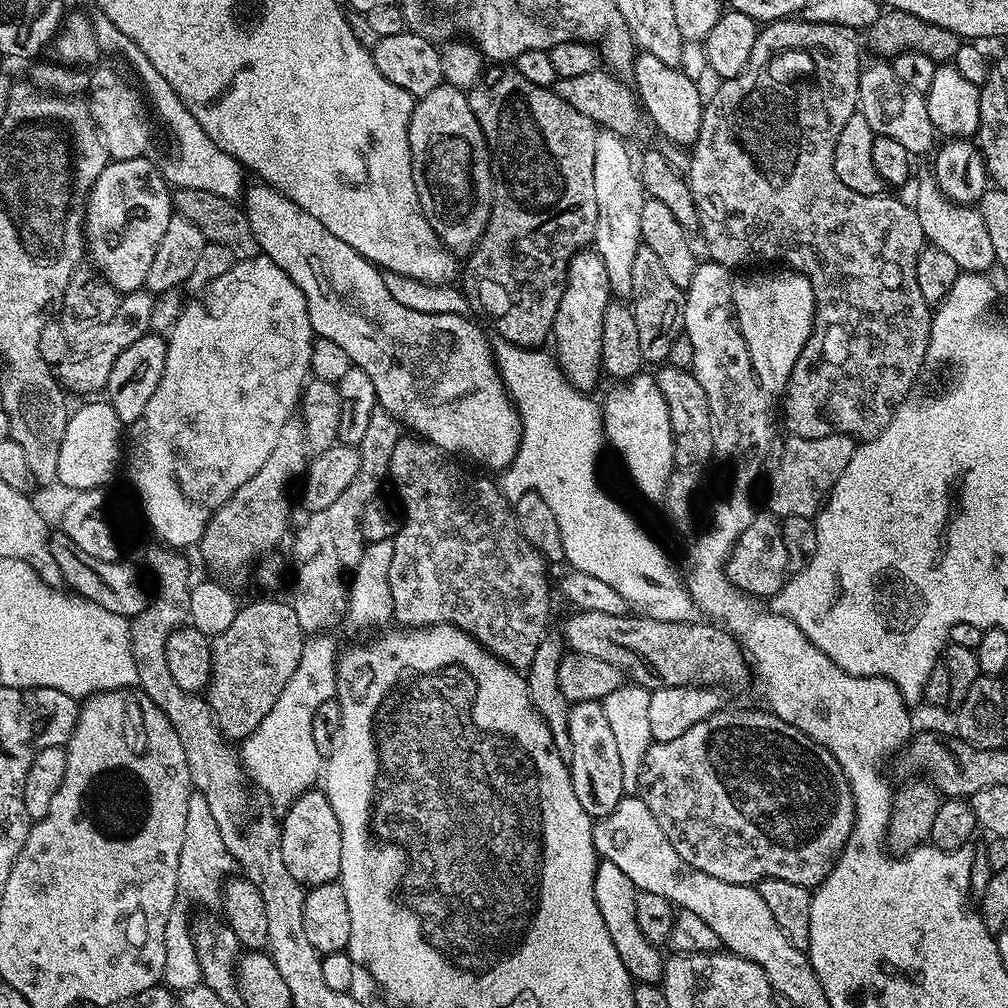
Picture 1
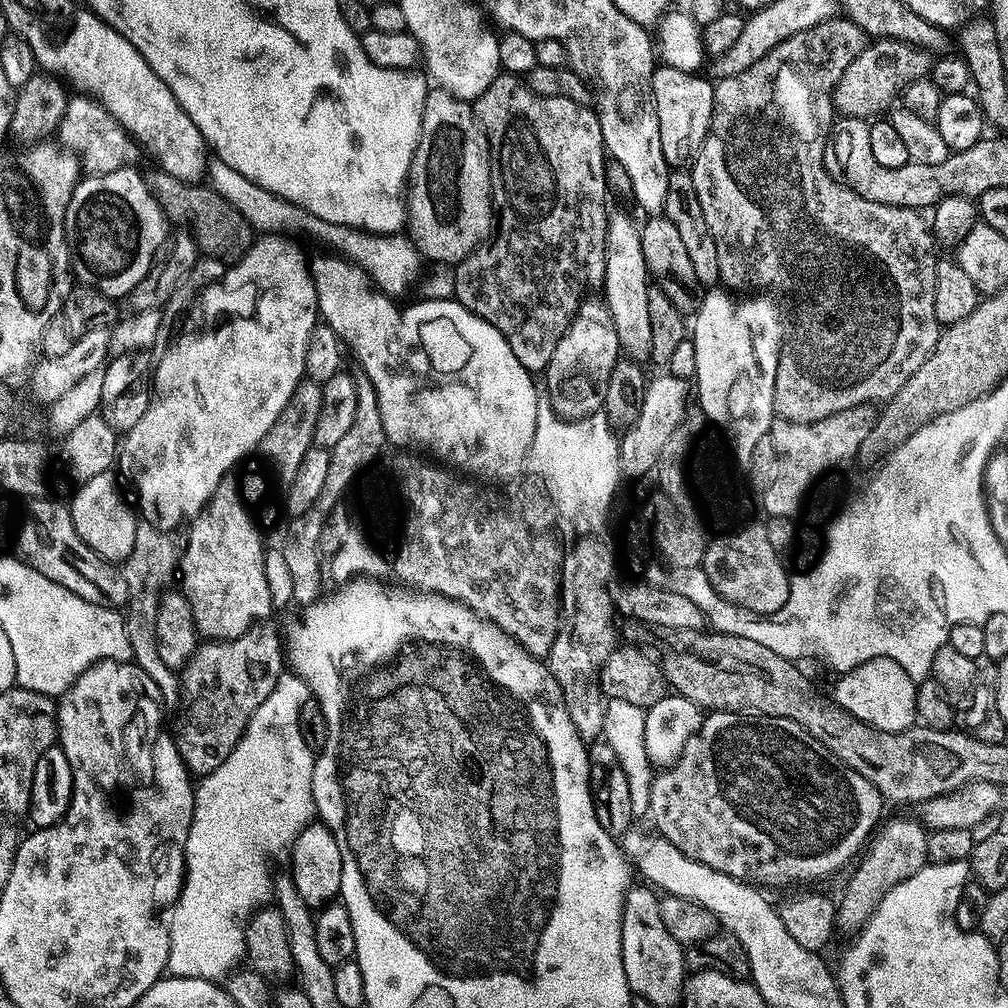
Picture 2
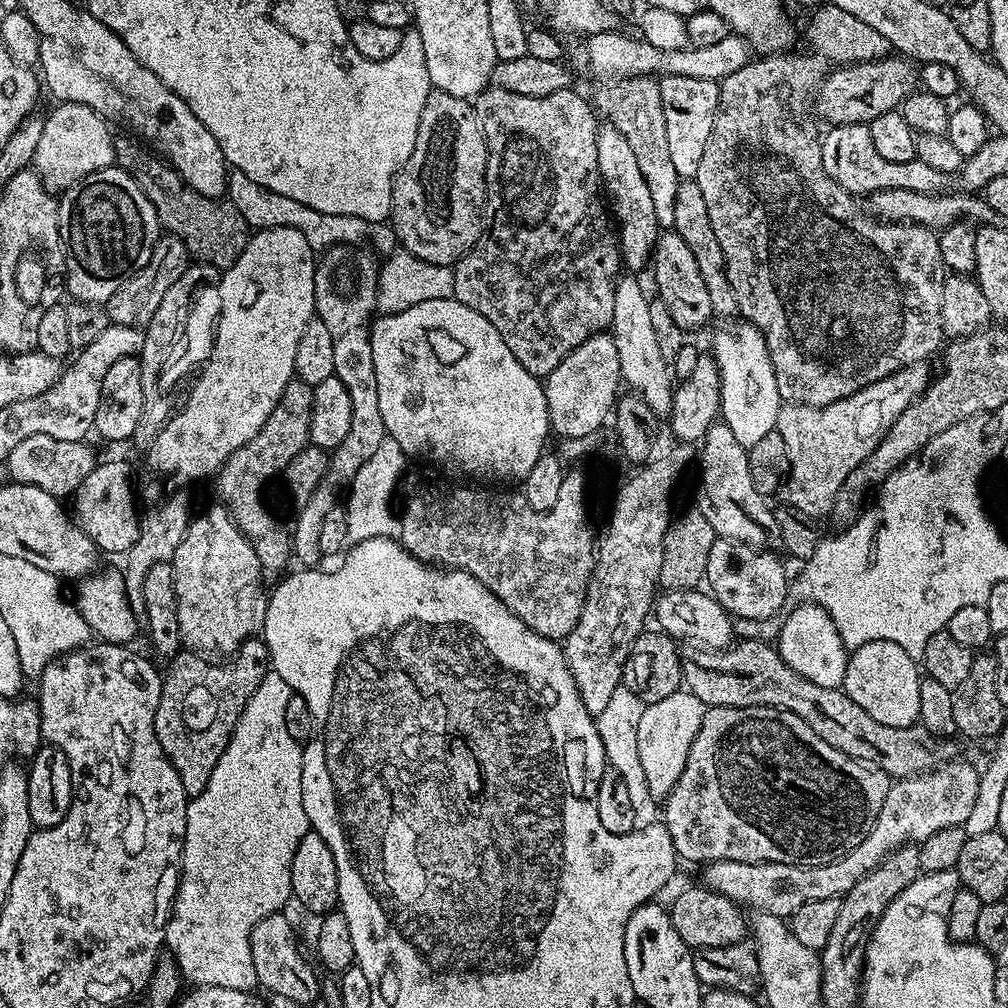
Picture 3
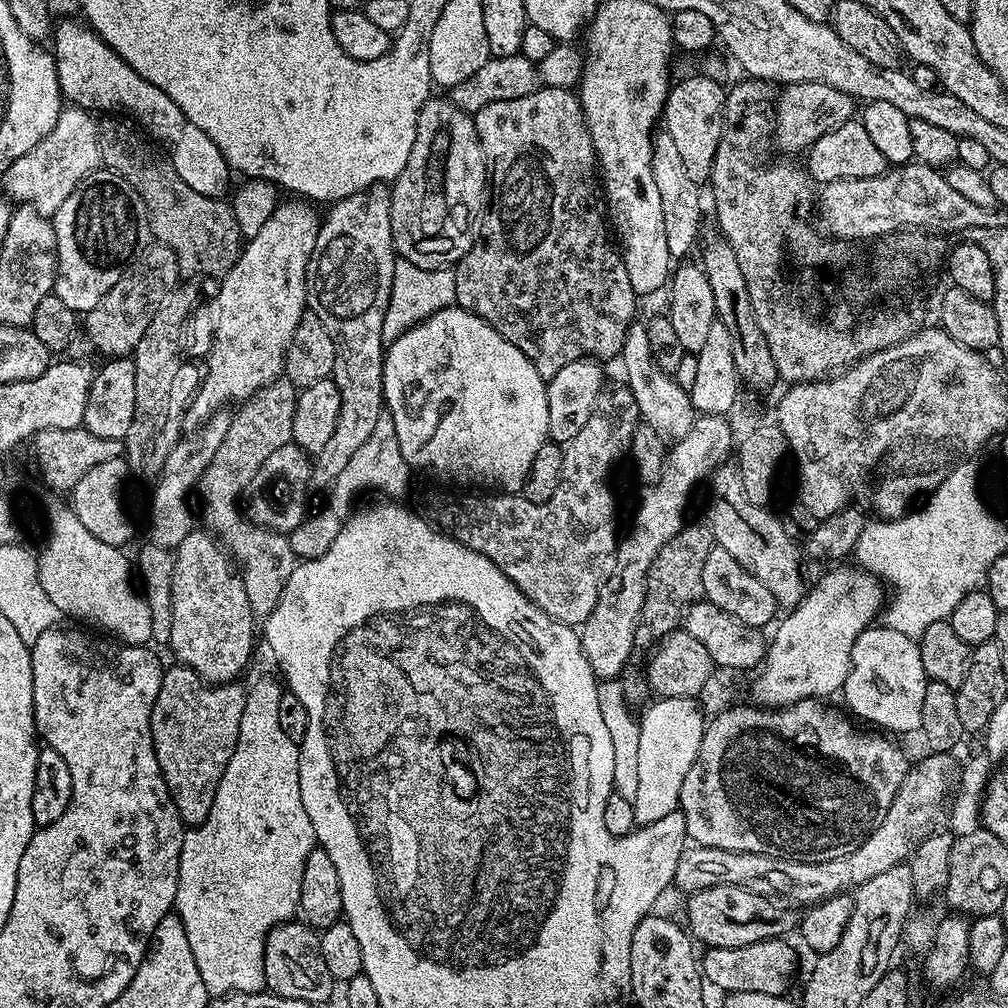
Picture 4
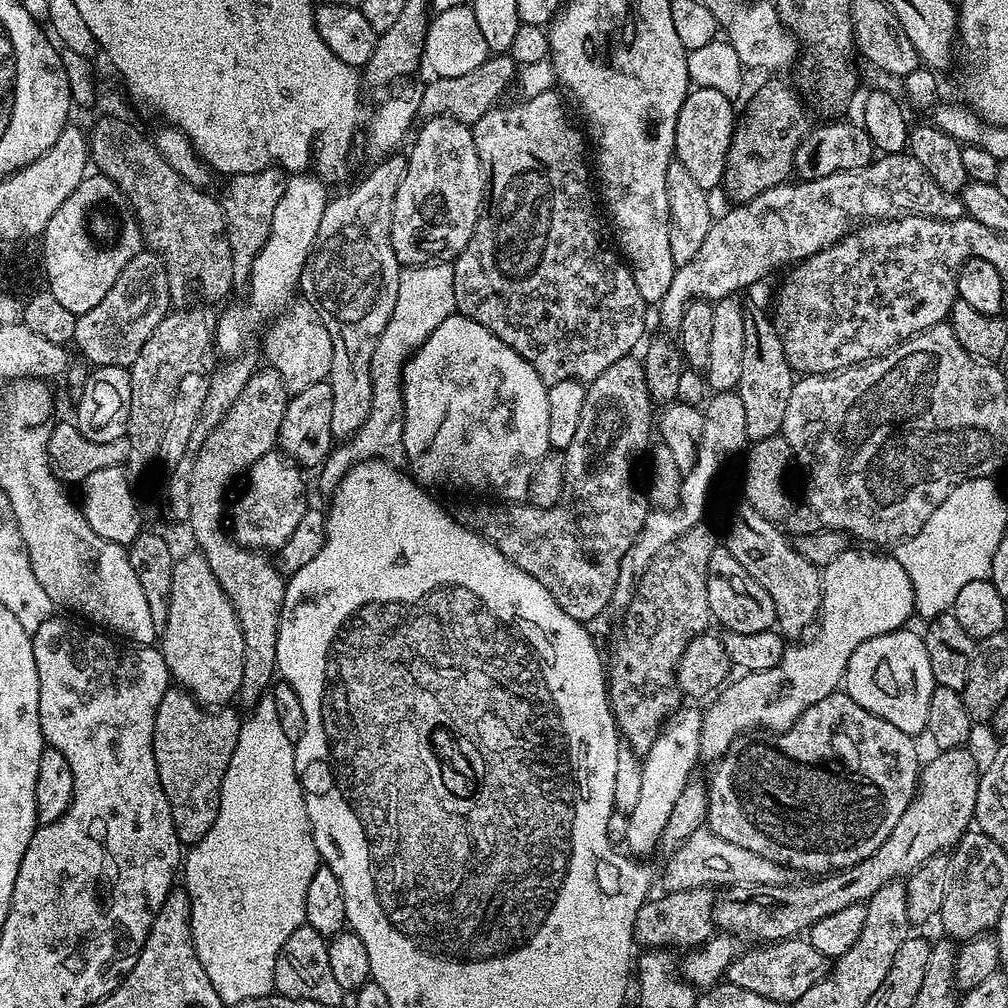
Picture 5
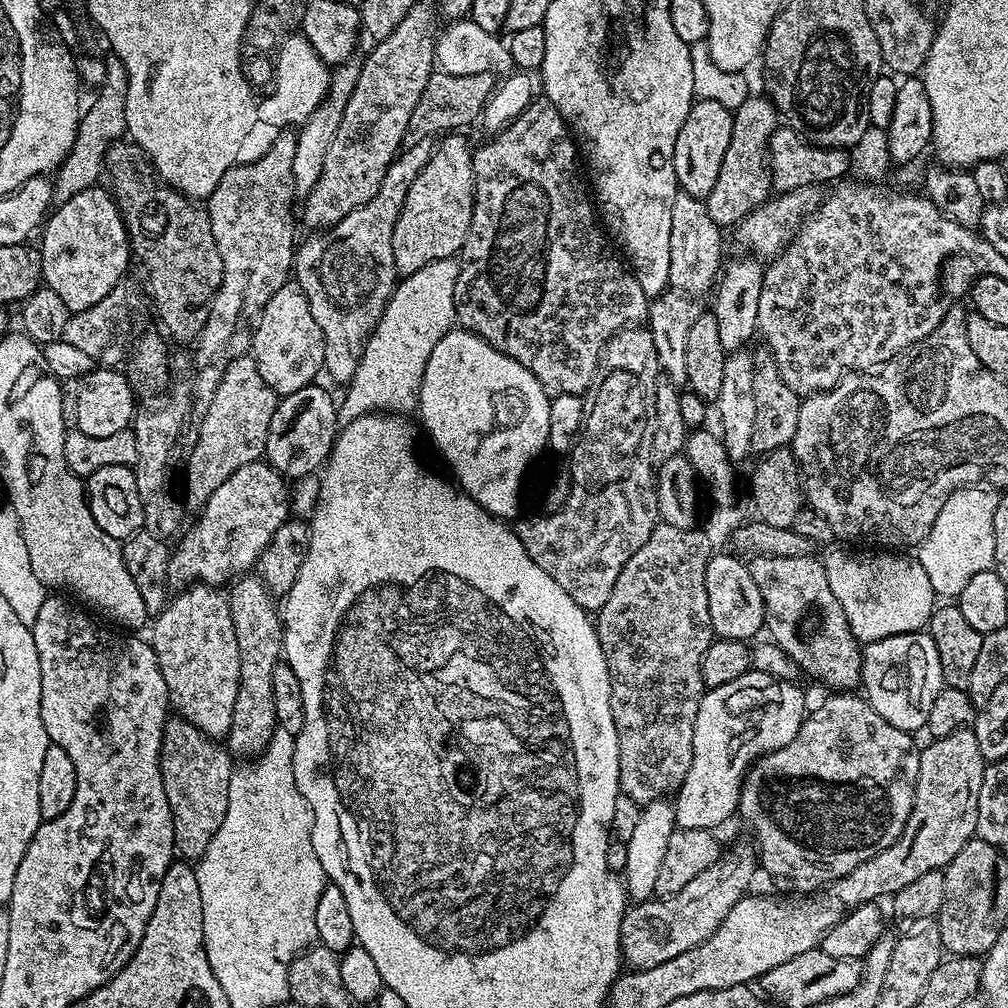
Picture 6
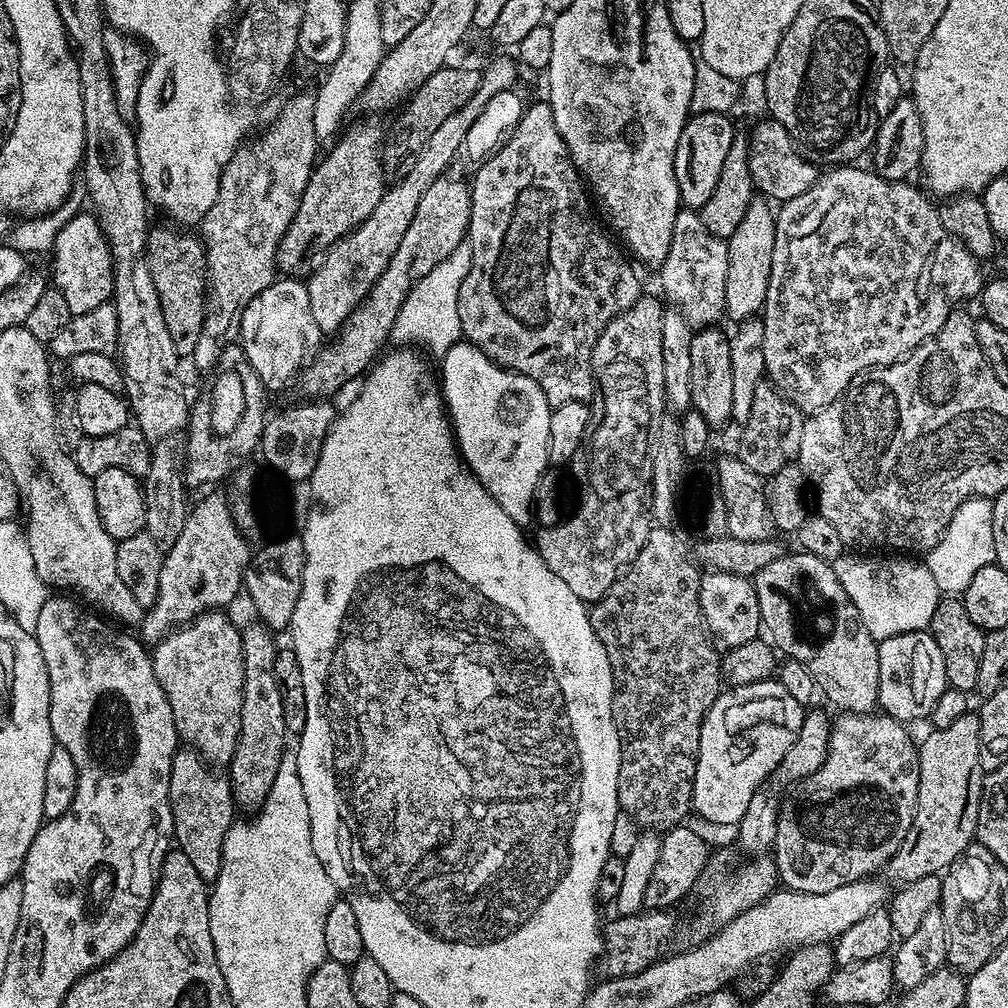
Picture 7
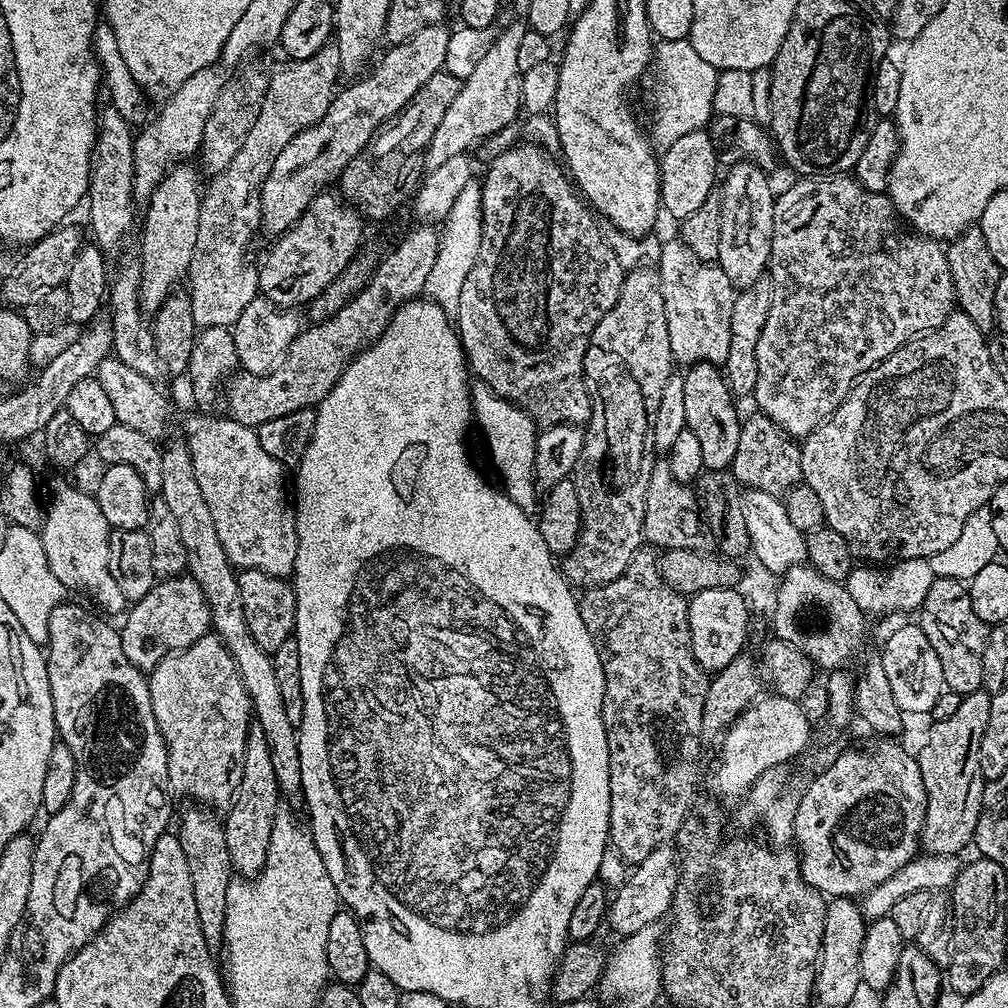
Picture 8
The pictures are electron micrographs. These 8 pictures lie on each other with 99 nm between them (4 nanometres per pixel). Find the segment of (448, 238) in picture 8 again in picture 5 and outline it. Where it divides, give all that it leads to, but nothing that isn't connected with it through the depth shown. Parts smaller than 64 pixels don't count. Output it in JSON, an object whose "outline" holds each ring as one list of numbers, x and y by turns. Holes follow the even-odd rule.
{"outline":[[437,262,401,267,398,302,394,302,394,314,390,314,390,322,386,322,386,330,382,330,382,338,378,338,378,346,374,346,374,358,370,362,370,414,363,426,347,440,337,443,330,455,324,459,324,463,319,465,315,473,318,499,331,501,344,475,361,460,383,458,392,462,397,459,396,455,401,455,404,429,404,364,412,353,423,346,426,338,430,338,430,334,434,334,434,330,438,330,438,326,442,326,442,322,446,322,446,318,455,312,454,270,451,263]]}

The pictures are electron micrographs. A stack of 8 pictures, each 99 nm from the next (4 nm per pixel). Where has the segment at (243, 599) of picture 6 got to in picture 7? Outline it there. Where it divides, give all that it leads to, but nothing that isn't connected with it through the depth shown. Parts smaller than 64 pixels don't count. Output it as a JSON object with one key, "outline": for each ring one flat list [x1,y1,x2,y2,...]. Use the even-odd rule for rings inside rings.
{"outline":[[259,622,243,625,240,634,244,659,242,722,232,755,230,779,232,796,241,809,256,810,264,803,266,794,270,794,270,786,274,786,279,763,286,751,284,739,290,736,286,718,282,718,282,694,278,690,278,682,274,682,274,658,278,651,276,636,273,629]]}

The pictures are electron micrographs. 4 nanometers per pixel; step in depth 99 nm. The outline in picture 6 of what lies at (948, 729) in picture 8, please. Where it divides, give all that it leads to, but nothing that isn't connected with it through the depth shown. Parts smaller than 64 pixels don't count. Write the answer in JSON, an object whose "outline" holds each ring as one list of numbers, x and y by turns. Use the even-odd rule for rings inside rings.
{"outline":[[968,726,958,727,929,743,923,745,920,754,914,802,902,834,886,850,874,854,874,858,862,862,850,874,833,880,830,885,833,901,845,900,848,906,855,906,879,901,879,896,891,898,920,875,947,868,954,854,976,836,978,794,986,762,982,750,978,750,975,731]]}

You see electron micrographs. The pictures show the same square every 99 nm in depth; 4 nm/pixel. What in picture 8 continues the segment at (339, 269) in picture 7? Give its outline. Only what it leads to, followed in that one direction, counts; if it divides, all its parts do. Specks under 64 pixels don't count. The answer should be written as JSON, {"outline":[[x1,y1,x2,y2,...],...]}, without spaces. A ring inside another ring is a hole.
{"outline":[[523,23,520,24,510,25,504,33,501,31,478,66,474,66,472,73,463,77,458,98,450,102,450,110,446,110,446,118,442,118,428,147,426,164,429,169,442,166,442,162,454,155,467,153,479,140,502,131,516,115,521,115,522,73,518,66,518,49,526,28]]}

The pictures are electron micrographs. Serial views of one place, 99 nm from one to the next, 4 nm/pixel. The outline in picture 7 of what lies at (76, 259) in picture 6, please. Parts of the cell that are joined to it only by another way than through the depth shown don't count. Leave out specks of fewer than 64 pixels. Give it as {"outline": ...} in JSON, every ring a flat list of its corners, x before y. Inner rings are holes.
{"outline":[[81,211,58,231,57,240,50,251,50,258,52,258,51,283,62,294,62,298,66,298,66,306,70,306,73,316,89,314,90,310,111,301,114,286,112,251,106,234,100,228,100,221,91,211]]}

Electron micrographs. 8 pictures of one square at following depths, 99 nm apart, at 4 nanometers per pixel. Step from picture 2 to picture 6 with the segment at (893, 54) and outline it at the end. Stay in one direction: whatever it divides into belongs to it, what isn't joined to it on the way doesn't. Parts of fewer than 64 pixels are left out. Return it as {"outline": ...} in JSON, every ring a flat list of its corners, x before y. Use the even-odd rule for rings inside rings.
{"outline":[[749,95,742,106,734,110,730,146,726,146,726,158,718,170,714,190,703,197,710,218,721,230,735,229,754,209,761,207,773,191,772,176,768,173,768,143,778,127,778,113,767,95]]}

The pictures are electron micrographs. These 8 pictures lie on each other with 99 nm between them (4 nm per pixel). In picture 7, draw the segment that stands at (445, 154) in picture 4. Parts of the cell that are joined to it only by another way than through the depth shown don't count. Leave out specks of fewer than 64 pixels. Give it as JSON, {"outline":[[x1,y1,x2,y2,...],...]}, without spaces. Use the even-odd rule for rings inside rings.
{"outline":[[456,174,439,176,422,194,418,208,414,210,414,218,411,219,398,250,394,250,394,258,390,258,390,266,386,266,382,278,378,278,378,282,370,290,368,299,357,306,354,314,350,314,350,318,333,339,337,340,333,344,325,343,301,371,298,385,305,392,305,397,332,398,347,380,352,380,355,376,363,377,381,353,380,346,389,341,394,318,398,316,402,302,406,302,406,294,410,294,412,287,426,278,426,274,430,274,434,266,450,258,450,254,454,254,454,250,465,243,472,194,469,185,465,181,463,184,459,179,463,180]]}

